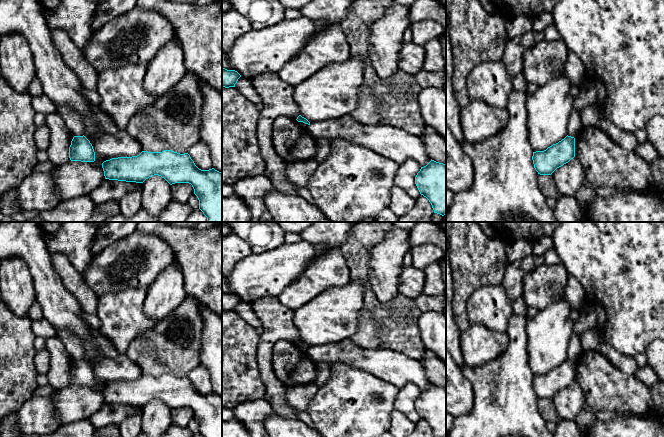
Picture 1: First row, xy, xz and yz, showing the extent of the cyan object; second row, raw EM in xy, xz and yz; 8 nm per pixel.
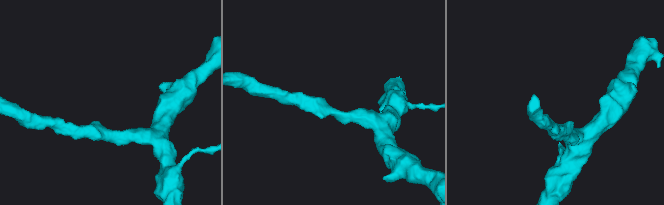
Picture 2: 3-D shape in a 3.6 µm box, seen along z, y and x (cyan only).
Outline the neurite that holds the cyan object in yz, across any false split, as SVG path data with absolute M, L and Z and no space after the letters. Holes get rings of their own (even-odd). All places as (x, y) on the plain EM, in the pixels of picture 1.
M566 360L544 375L533 376L535 394L540 399L551 399L557 392L575 381L575 362Z

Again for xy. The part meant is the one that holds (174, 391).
M171 374L162 376L142 375L137 380L118 381L102 387L105 403L143 407L151 400L158 399L170 409L189 407L199 424L199 433L203 437L222 437L222 397L214 392L199 393L188 377L180 378Z

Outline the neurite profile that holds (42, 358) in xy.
M46 349L37 351L34 362L38 374L46 375L50 369L50 353Z

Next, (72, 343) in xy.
M59 330L56 336L63 342L66 350L72 356L73 360L83 360L85 358L85 349L80 339L68 330Z

